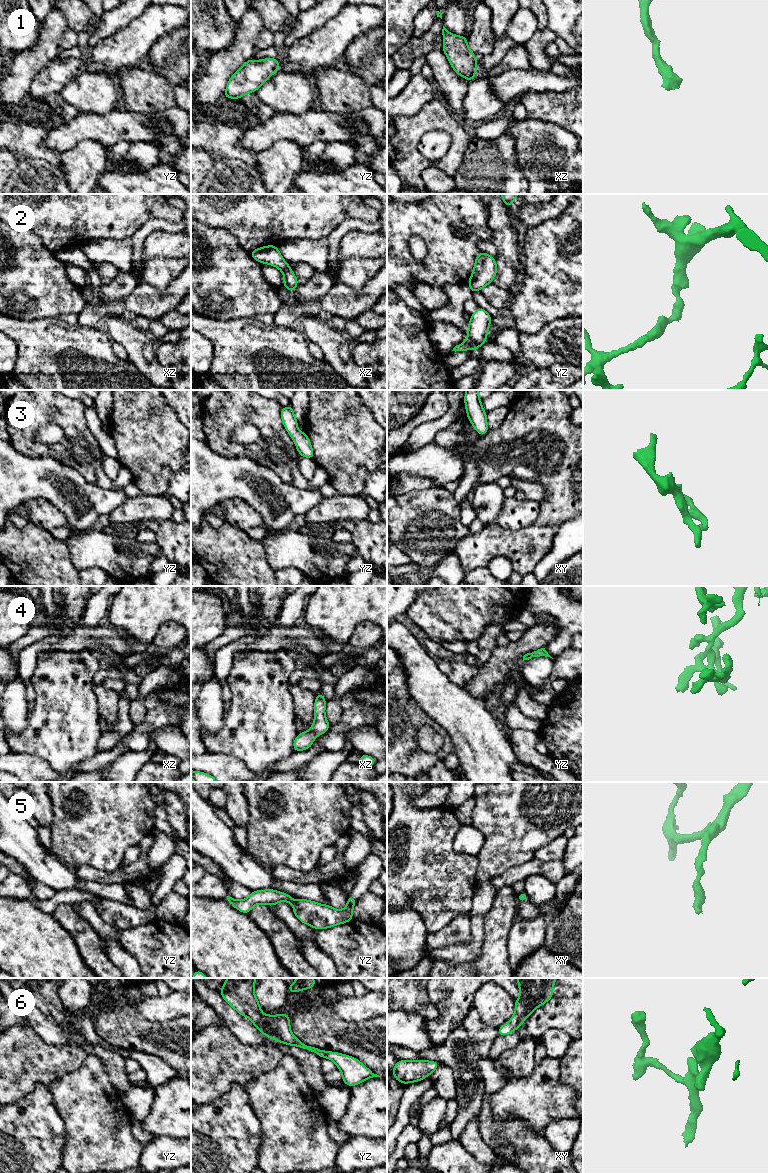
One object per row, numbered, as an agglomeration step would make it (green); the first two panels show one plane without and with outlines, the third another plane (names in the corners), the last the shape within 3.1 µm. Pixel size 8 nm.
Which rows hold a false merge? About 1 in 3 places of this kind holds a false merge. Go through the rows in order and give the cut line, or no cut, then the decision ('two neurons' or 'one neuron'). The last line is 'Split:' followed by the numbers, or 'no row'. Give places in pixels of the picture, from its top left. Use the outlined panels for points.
1: no cut | one neuron
2: no cut | one neuron
3: no cut | one neuron
4: no cut | one neuron
5: no cut | one neuron
6: no cut | one neuron
Split: no row

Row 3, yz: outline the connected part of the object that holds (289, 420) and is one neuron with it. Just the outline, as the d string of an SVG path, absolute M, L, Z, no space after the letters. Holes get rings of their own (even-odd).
M290 404L288 407L282 407L280 414L283 425L293 439L300 457L306 457L314 460L314 453L310 439L307 434L297 429L298 422L293 413L293 405Z

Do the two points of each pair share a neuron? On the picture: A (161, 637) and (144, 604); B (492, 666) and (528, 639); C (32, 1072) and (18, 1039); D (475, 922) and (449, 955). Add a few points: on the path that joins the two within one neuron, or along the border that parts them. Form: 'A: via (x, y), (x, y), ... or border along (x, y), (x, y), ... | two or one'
A: border along (180, 624), (174, 622), (163, 623), (151, 642) | two
B: via (501, 663), (519, 648) | one
C: via (24, 1064), (19, 1058), (18, 1047) | one
D: via (475, 933), (475, 941), (463, 953), (460, 953) | one

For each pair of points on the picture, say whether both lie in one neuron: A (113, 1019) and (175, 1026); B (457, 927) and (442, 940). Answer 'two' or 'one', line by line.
A: one
B: one

